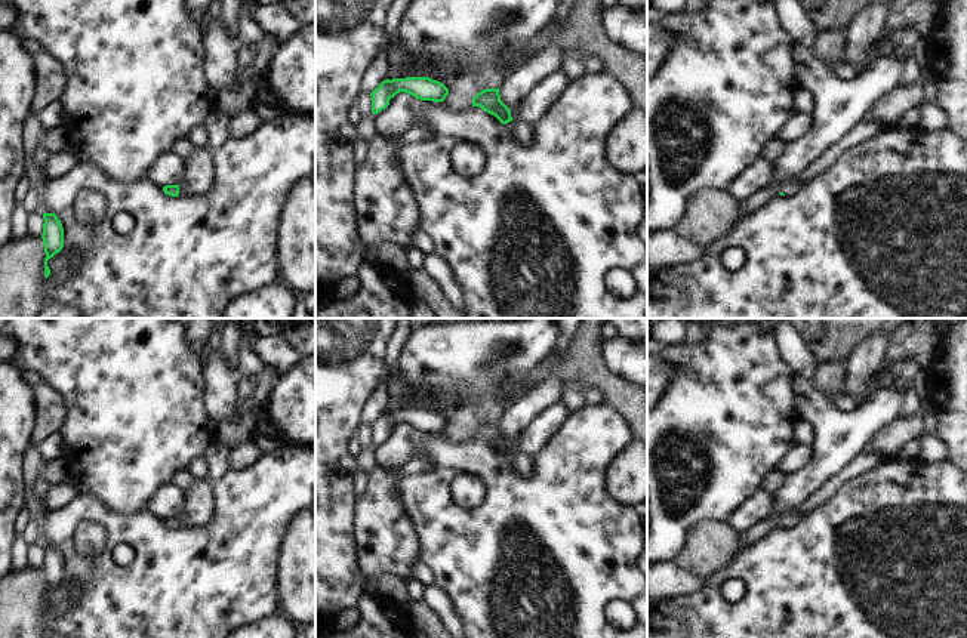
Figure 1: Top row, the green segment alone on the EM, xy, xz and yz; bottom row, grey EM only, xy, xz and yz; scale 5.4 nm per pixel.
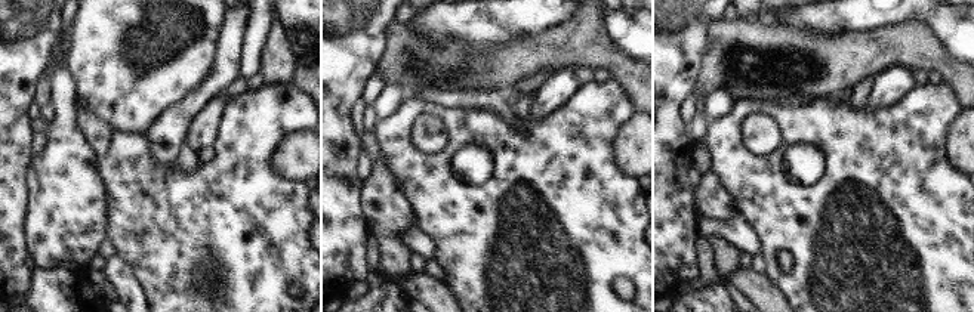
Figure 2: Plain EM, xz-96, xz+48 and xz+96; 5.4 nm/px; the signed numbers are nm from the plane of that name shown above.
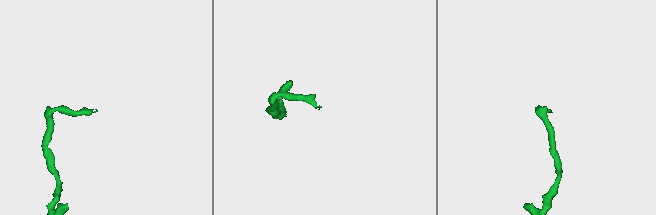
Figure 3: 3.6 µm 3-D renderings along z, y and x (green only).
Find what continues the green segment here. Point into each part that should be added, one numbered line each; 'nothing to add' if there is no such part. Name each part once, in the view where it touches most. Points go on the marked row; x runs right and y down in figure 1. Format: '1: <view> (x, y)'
1: xz (522, 131)

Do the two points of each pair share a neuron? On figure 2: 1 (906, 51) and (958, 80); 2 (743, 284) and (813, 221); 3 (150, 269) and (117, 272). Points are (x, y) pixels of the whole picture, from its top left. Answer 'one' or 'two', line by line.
1: one
2: two
3: two

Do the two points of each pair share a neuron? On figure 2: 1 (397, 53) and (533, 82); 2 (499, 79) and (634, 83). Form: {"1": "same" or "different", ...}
{"1": "different", "2": "same"}

